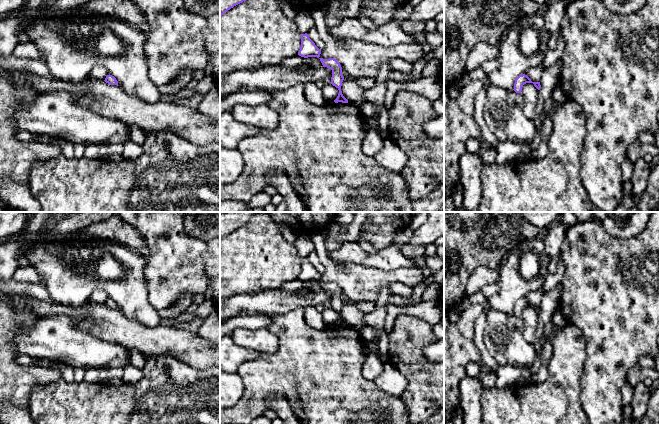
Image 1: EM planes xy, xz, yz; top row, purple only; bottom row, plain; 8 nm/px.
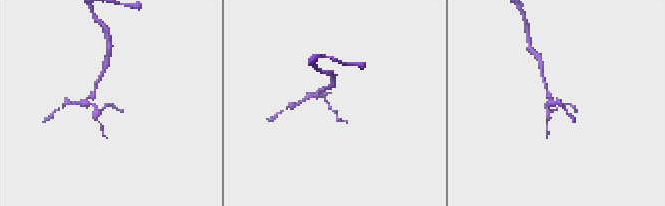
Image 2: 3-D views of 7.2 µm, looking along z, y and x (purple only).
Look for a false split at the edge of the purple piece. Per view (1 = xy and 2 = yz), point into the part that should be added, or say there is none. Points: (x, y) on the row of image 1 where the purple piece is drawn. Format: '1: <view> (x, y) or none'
1: none
2: none

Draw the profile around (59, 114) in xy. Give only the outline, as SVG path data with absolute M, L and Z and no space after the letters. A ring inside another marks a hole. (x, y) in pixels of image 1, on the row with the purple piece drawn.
M65 91L39 93L30 101L21 101L15 110L15 127L39 135L49 135L73 144L124 144L130 141L129 125L99 114L79 103L80 97Z

